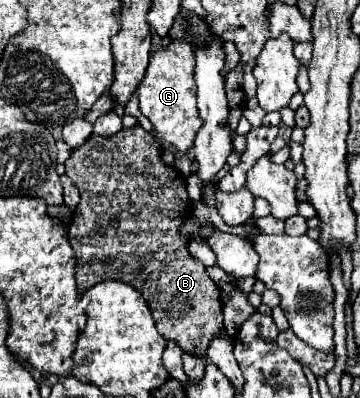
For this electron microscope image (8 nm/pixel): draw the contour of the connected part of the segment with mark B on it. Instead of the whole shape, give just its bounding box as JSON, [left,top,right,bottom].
[66,124,224,358]

